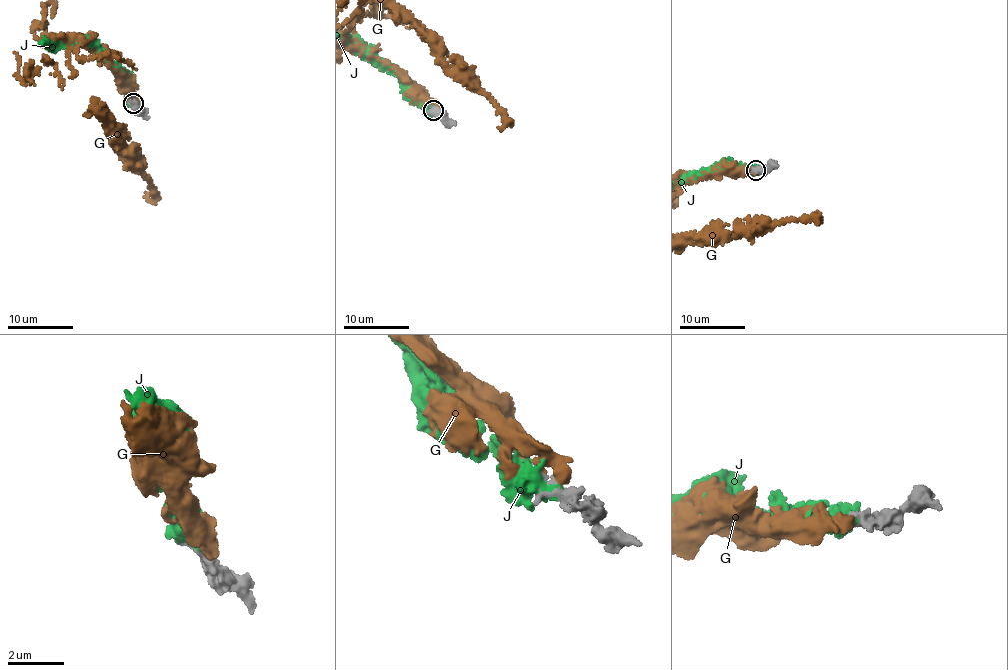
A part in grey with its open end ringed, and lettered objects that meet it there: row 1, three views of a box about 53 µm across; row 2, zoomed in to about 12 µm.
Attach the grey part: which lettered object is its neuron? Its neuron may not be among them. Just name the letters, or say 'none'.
J

